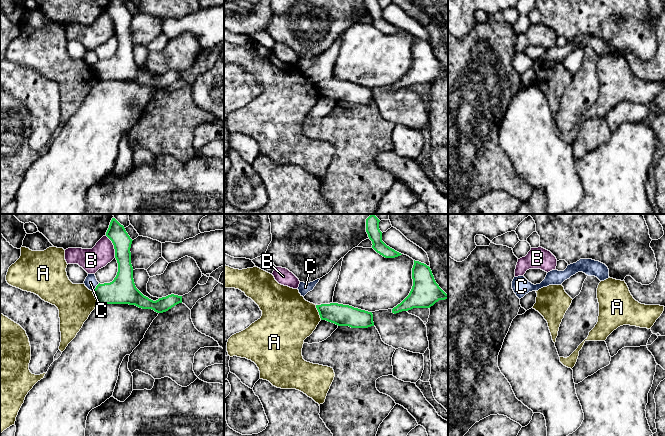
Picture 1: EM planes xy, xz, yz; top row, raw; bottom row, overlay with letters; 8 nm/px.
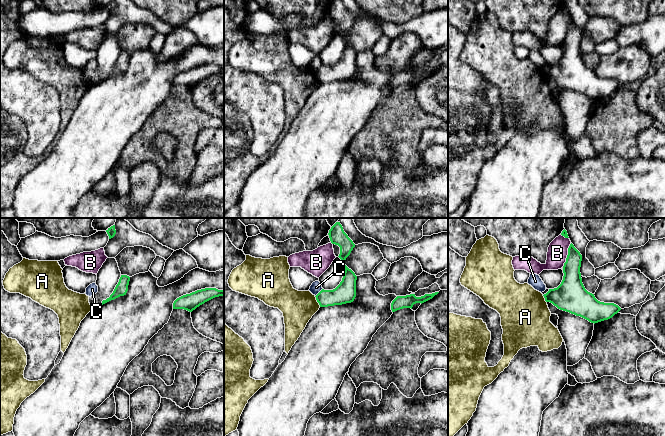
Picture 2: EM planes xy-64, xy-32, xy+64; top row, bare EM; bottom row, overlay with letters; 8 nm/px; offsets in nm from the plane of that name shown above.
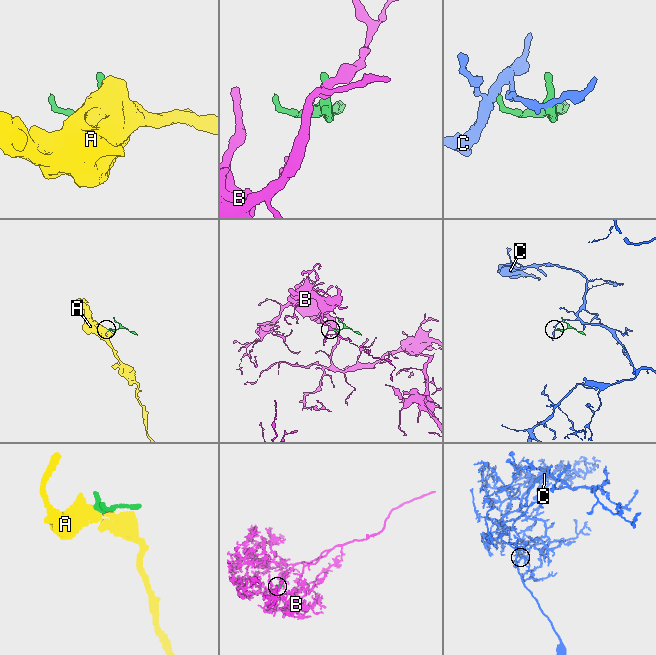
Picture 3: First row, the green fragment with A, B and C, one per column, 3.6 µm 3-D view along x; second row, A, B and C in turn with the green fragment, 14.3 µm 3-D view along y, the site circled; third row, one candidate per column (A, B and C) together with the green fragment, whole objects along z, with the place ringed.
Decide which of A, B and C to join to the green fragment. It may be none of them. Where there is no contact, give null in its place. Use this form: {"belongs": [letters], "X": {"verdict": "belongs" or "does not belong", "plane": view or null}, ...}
{"belongs": [], "A": {"verdict": "does not belong", "plane": "xz"}, "B": {"verdict": "does not belong", "plane": "xy"}, "C": {"verdict": "does not belong", "plane": "xy"}}

